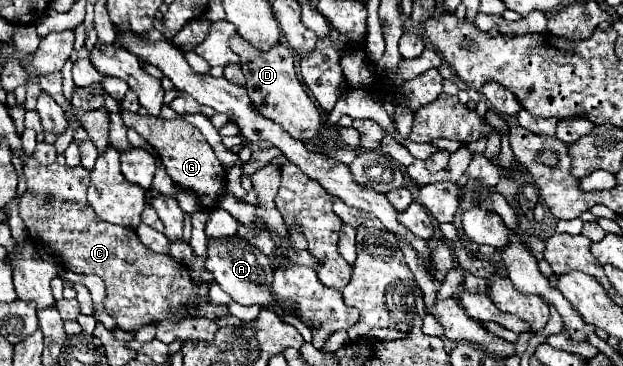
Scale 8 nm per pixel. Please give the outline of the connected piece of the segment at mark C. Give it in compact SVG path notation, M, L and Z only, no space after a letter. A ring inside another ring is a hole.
M30 157L28 163L24 165L24 175L26 175L28 189L20 197L20 217L26 225L30 239L36 245L48 245L54 251L58 251L64 259L62 265L66 269L70 269L72 273L98 275L106 283L106 299L102 305L108 311L108 315L112 315L118 321L120 329L132 331L132 329L140 329L144 325L150 325L150 323L156 323L162 319L186 319L186 317L190 317L186 313L186 309L194 299L200 301L198 313L194 313L198 317L214 319L214 317L224 317L228 313L226 305L210 305L204 301L208 285L192 283L188 269L184 265L174 261L170 255L158 255L158 253L150 251L148 247L144 247L132 229L112 225L112 223L100 221L96 217L94 209L86 201L90 173L84 167L68 167L68 165L60 165L60 163L52 163L48 167L44 167L34 157Z

